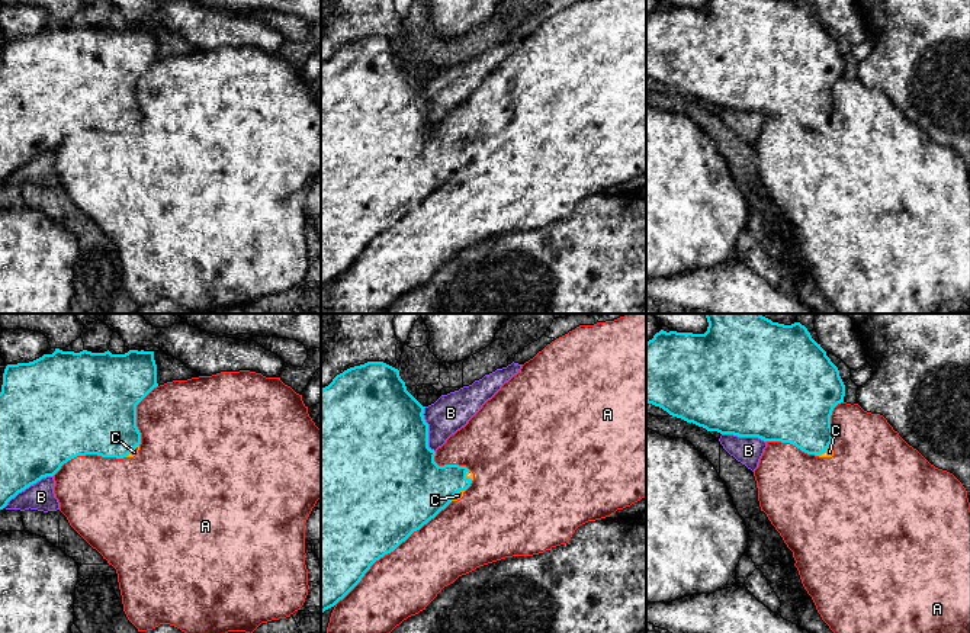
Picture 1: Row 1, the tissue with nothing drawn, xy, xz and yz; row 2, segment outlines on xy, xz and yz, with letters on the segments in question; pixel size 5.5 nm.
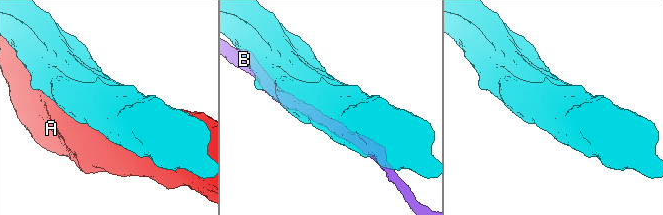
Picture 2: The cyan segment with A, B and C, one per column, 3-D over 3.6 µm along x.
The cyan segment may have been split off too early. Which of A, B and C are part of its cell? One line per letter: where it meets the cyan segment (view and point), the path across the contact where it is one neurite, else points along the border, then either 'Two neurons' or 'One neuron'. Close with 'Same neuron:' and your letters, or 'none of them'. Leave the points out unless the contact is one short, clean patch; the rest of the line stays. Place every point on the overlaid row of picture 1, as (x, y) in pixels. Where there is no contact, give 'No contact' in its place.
A: Touches cyan at xz (391, 550). Two neurons
B: Touches cyan at xy (28, 487). Two neurons
C: Touches cyan at yz (824, 452). Two neurons
Same neuron: none of them

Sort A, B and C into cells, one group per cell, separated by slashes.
A C / B

